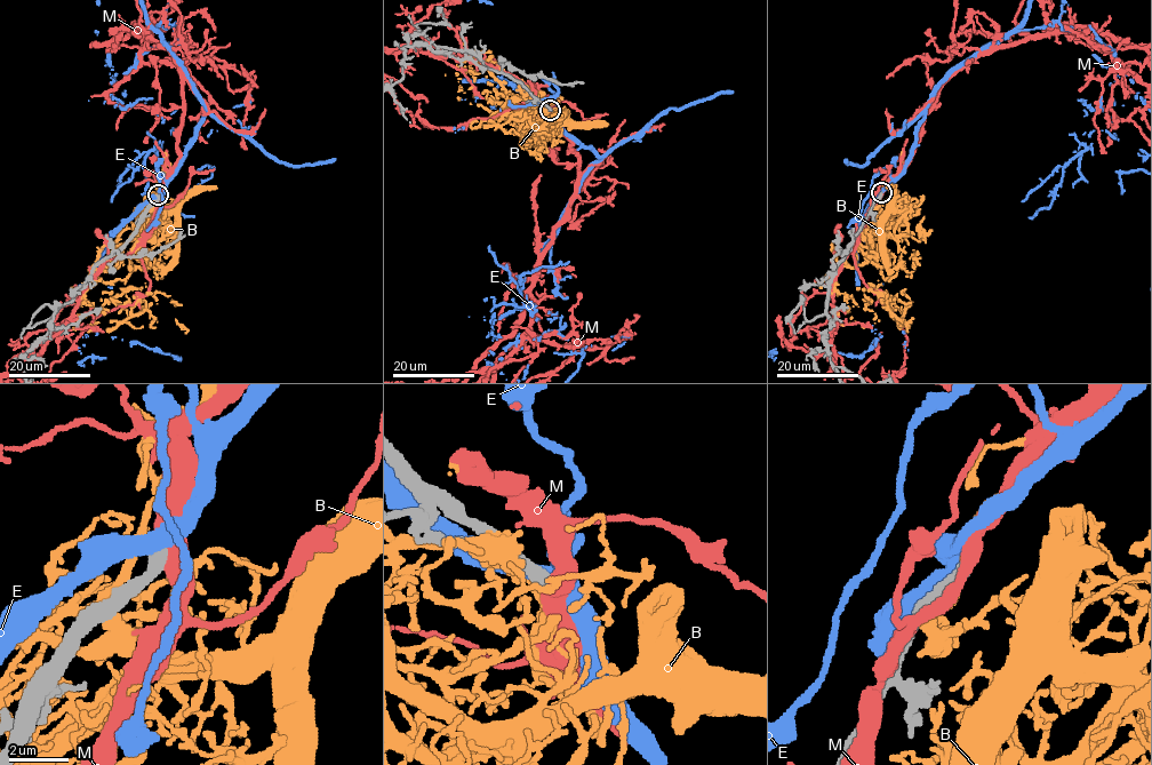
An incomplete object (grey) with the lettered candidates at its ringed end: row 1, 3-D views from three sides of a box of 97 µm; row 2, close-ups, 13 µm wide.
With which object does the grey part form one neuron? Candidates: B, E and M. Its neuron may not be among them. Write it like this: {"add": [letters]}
{"add": []}

